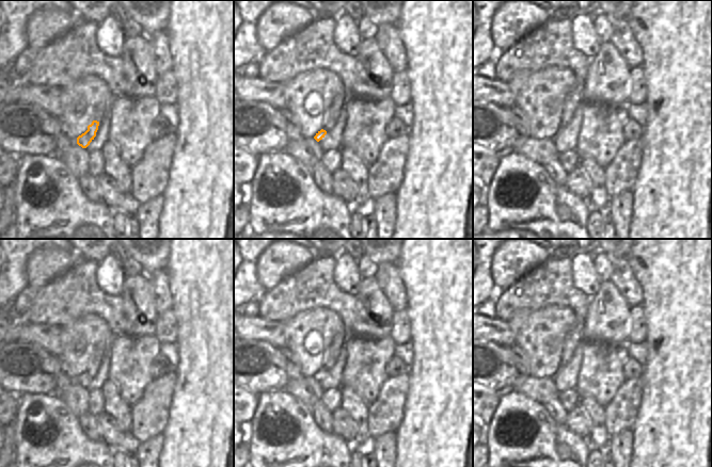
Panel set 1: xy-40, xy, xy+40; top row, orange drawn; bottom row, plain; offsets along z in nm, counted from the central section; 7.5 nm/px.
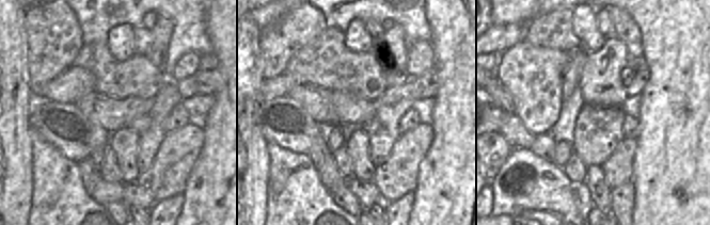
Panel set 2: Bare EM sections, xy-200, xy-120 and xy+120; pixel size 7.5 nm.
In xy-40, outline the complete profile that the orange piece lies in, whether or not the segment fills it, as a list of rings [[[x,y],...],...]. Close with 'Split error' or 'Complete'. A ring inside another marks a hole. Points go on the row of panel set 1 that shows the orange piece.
[[[93,120],[92,124],[88,126],[88,130],[77,138],[77,144],[82,148],[86,148],[96,136],[98,126],[99,122]]]. Complete.

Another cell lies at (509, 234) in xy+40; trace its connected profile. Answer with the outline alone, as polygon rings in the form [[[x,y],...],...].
[[[507,229],[505,231],[484,231],[477,236],[473,236],[473,239],[538,239],[538,237],[524,229]]]

